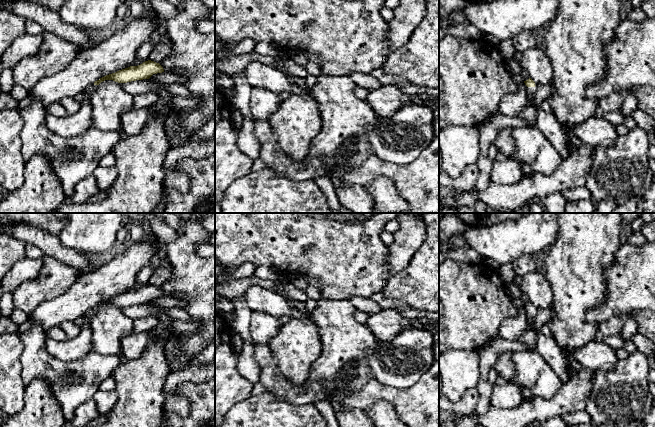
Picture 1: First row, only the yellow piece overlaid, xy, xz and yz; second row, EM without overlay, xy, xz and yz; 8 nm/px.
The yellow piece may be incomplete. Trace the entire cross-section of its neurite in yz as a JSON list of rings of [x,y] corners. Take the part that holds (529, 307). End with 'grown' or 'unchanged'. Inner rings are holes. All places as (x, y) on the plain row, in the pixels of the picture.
[[[529,302],[528,304],[524,305],[524,307],[527,310],[527,323],[528,323],[528,326],[532,326],[533,318],[535,317],[535,314],[536,314],[535,306],[531,302]]]; grown

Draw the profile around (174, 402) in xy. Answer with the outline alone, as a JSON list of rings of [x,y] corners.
[[[177,389],[164,394],[164,410],[176,413],[180,416],[187,416],[190,413],[190,402],[187,398],[179,394]]]

